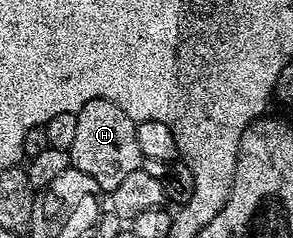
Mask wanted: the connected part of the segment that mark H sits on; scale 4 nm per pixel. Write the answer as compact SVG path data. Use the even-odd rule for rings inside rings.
M87 99L76 114L76 134L69 150L71 168L88 173L88 177L96 181L99 192L112 192L124 177L128 177L128 173L143 166L140 141L136 141L138 124L134 122L133 115L124 113L124 109L111 99Z

